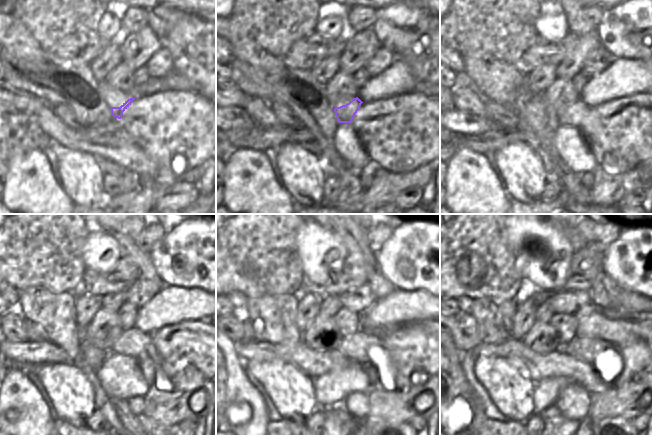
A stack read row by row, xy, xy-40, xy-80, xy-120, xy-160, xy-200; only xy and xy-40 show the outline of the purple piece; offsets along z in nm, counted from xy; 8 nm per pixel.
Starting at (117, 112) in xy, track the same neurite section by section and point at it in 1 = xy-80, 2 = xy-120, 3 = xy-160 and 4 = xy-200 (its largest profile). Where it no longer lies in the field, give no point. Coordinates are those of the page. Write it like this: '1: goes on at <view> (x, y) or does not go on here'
1: goes on at xy-80 (572, 115)
2: goes on at xy-120 (133, 342)
3: goes on at xy-160 (356, 346)
4: goes on at xy-200 (585, 349)

